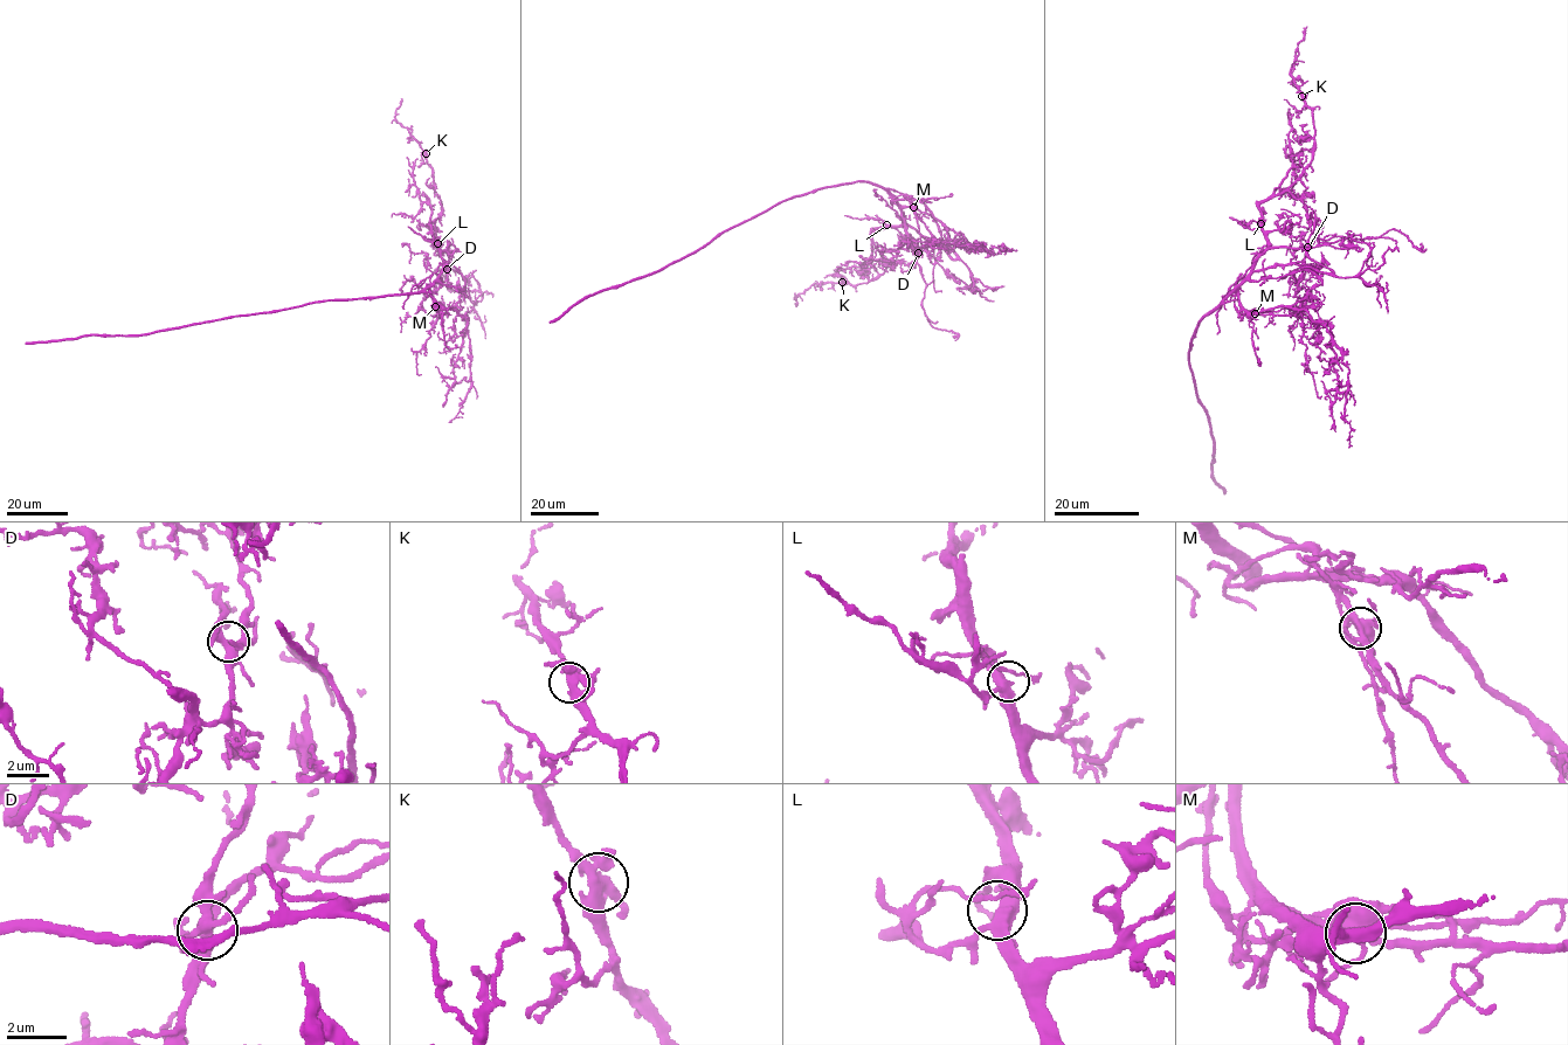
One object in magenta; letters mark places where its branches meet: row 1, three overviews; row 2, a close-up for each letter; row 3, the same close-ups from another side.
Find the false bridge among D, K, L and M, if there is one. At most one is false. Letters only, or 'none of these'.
none of these

